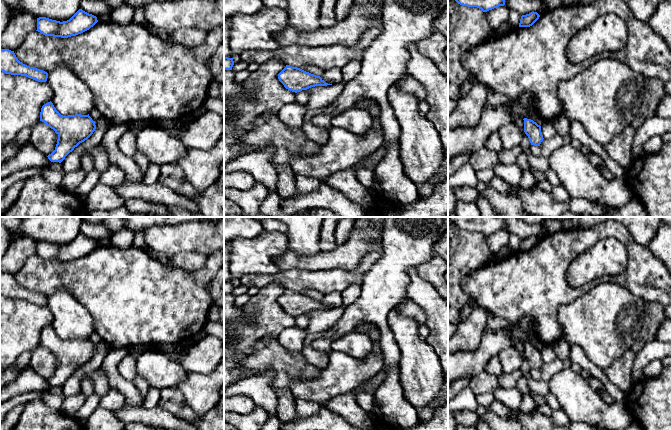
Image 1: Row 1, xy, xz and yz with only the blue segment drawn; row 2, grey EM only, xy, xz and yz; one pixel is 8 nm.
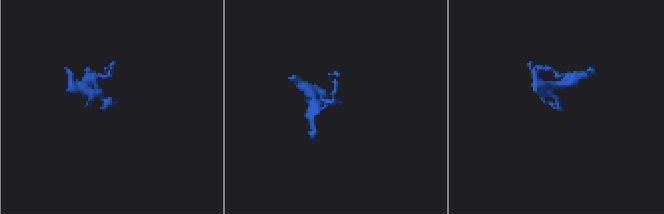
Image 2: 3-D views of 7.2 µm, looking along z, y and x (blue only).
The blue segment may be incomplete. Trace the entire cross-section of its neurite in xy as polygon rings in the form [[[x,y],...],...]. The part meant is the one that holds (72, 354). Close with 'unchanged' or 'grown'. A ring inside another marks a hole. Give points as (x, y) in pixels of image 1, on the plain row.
[[[50,325],[40,336],[40,345],[58,359],[55,374],[47,381],[51,386],[61,387],[80,367],[87,364],[95,355],[95,345],[88,339],[61,339]]] | unchanged

